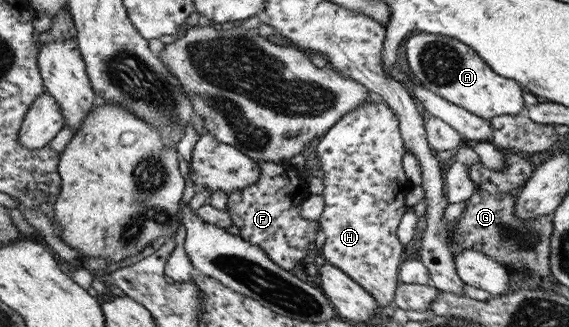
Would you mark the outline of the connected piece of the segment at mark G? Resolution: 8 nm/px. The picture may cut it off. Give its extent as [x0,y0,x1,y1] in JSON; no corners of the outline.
[448,190,552,276]

